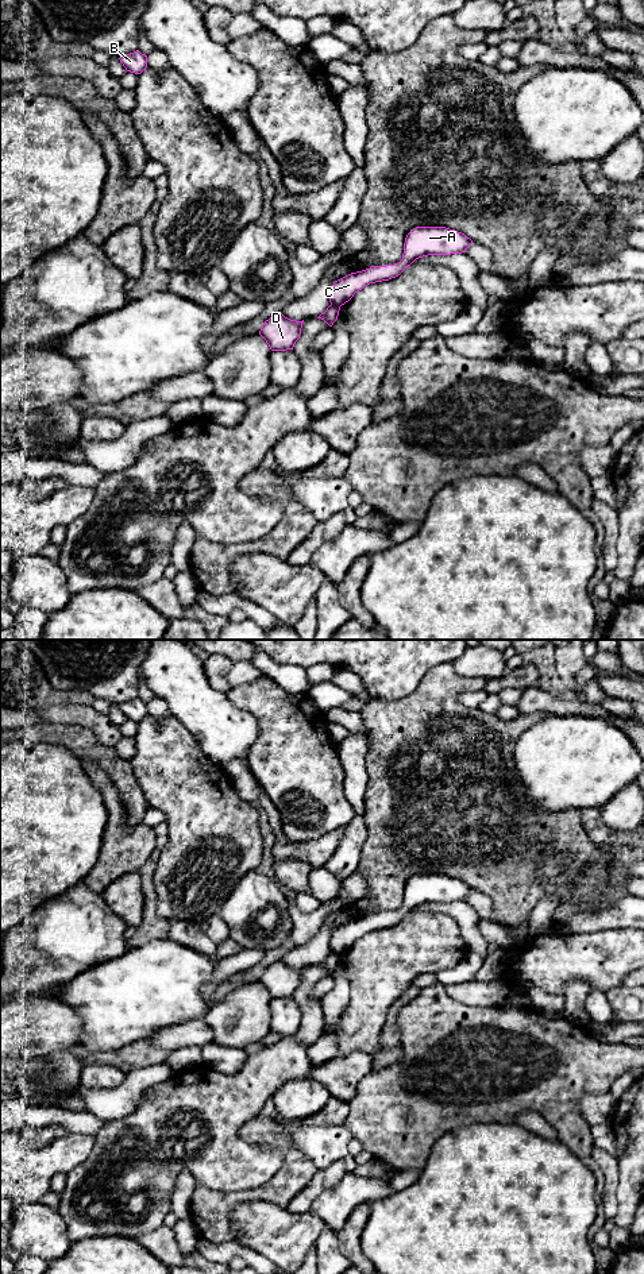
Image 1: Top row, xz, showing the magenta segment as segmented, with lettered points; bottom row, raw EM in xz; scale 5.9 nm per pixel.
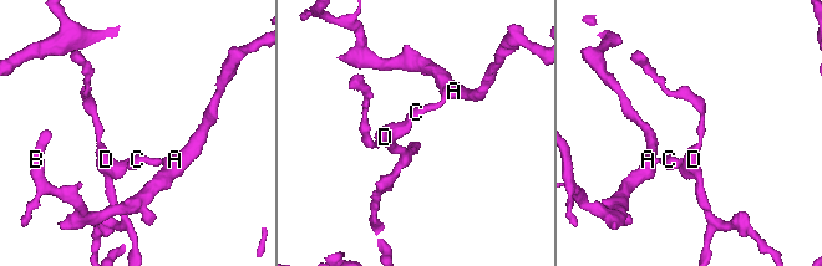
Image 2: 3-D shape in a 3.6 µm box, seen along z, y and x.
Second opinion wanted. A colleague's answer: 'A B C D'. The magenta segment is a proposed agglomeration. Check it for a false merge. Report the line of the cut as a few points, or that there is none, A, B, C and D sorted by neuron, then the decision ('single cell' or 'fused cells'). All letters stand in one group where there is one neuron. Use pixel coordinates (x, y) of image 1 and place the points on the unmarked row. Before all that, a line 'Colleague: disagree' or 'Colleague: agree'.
Colleague: disagree
cut xz (331, 950), (339, 954); groups A B C / D; fused cells

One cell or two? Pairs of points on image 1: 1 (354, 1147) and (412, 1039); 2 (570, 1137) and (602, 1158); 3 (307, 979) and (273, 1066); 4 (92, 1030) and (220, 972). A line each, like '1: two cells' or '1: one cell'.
1: two cells
2: two cells
3: two cells
4: two cells

